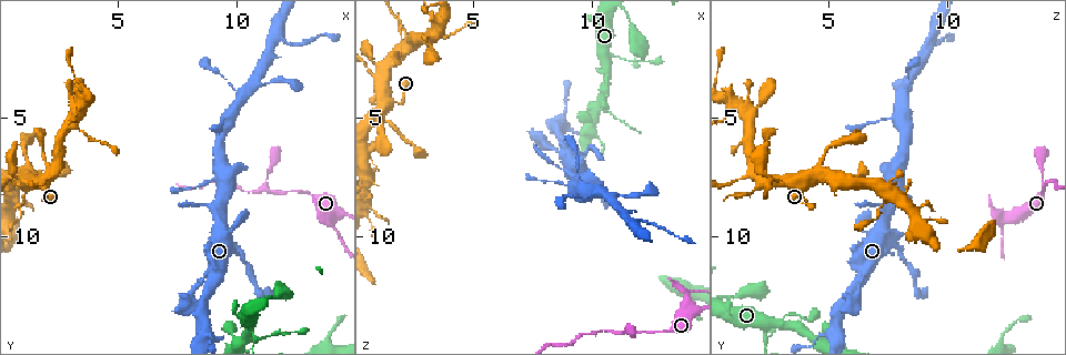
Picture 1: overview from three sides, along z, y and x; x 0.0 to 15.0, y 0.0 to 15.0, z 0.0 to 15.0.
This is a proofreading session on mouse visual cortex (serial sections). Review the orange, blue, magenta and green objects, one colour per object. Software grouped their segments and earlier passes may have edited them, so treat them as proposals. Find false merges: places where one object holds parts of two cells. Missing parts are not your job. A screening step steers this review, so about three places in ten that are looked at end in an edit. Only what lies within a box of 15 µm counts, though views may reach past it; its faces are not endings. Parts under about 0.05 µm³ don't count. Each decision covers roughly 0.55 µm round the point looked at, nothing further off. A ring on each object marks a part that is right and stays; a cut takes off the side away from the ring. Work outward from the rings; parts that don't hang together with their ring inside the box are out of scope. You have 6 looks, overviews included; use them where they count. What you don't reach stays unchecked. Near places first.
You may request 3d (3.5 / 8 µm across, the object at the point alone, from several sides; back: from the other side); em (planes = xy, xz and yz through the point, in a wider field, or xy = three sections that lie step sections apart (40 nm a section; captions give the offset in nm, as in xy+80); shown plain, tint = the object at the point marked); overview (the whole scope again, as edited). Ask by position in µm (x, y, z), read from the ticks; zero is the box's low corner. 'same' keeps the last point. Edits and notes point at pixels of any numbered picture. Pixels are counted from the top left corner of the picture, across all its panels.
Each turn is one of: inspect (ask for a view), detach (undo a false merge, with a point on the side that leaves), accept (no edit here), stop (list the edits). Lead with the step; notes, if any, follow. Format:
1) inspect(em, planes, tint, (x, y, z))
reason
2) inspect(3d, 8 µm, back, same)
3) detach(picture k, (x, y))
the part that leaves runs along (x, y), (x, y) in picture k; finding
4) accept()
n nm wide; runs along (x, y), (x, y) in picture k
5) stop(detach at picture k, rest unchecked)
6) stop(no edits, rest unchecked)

inspect(3d, 3.5 µm, (10.6, 13.9, 2.4))
branch point

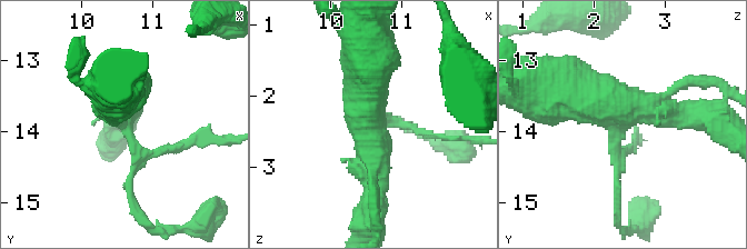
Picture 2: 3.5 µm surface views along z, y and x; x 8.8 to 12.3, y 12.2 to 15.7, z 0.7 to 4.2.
accept()
runs along (558, 82), (624, 107), (697, 117) in picture 2; one cell here

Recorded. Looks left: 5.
inspect(3d, 3.5 µm, (9.9, 9.5, 6.3))
abrupt turn

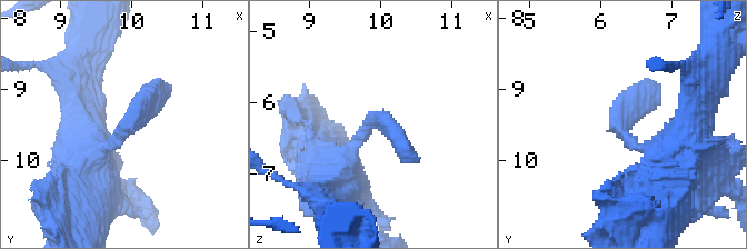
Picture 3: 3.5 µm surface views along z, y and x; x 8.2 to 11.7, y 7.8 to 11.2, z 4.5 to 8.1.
inspect(em, xy, step 2, plain, (9.95, 9.55, 6.30))

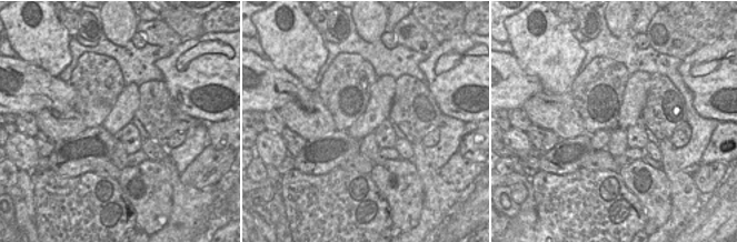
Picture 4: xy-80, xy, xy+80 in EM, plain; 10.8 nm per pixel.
inspect(em, xy, step 2, tint, same)
where the object lies

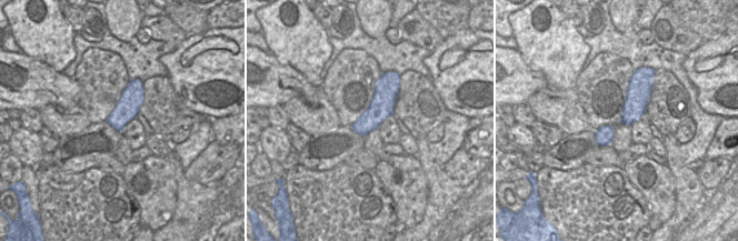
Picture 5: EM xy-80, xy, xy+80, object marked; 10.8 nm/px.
accept()
all the same cell

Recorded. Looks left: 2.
inspect(3d, 3.5 µm, (14.1, 9.1, 12.8))
sharp bend

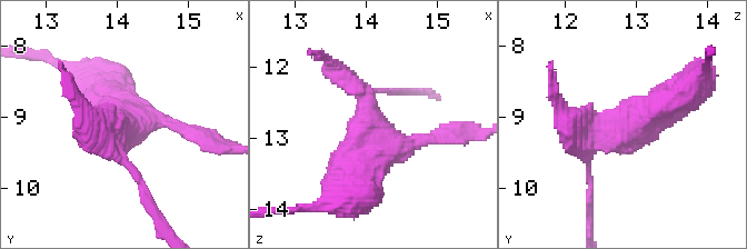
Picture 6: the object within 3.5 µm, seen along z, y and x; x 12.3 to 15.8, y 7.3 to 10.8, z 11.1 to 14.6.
inspect(em, xy, step 1, tint, (14.05, 9.15, 12.70))
4 arms; arms of 100, 200, 300, 600 nm; shape alone is not enough

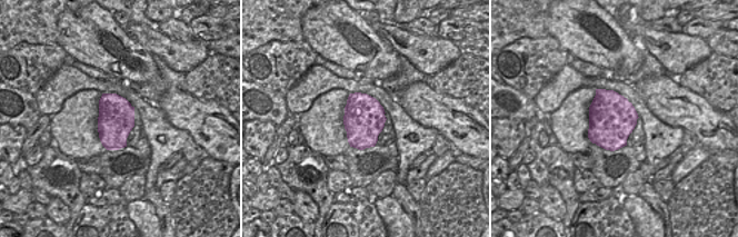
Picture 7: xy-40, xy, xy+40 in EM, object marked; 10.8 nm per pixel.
detach(picture 6, (567, 143))
the part that leaves runs along (589, 120), (564, 113), (549, 62) in picture 6; a second cell is stuck on

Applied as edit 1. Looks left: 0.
stop(detach at picture 6, rest unchecked)

